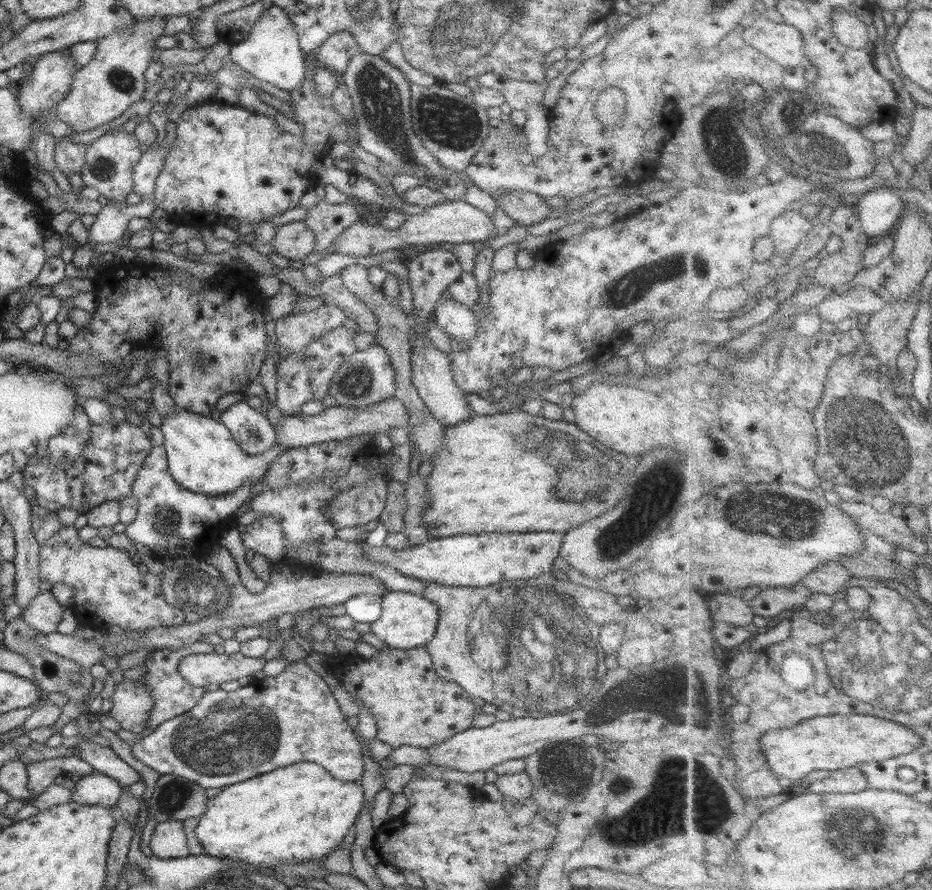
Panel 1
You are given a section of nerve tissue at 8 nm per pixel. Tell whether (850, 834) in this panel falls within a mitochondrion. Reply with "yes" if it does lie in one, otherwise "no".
yes

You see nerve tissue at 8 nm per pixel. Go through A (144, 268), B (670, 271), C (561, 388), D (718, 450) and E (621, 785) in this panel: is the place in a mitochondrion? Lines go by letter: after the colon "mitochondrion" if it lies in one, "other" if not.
A: other
B: mitochondrion
C: other
D: mitochondrion
E: mitochondrion

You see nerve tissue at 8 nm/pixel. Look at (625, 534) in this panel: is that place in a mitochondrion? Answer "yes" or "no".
yes

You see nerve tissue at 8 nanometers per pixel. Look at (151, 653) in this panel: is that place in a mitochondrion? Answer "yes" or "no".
no

